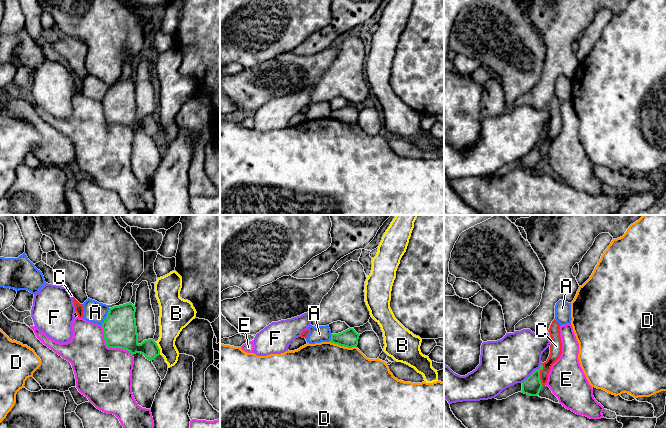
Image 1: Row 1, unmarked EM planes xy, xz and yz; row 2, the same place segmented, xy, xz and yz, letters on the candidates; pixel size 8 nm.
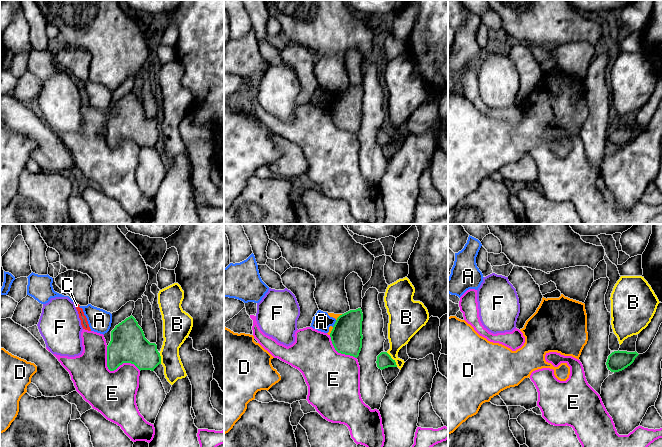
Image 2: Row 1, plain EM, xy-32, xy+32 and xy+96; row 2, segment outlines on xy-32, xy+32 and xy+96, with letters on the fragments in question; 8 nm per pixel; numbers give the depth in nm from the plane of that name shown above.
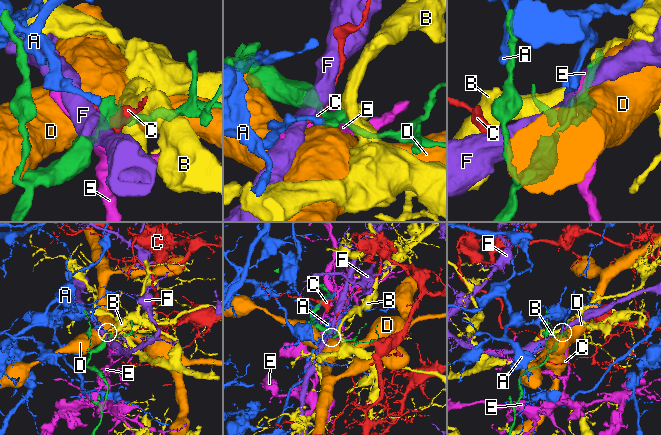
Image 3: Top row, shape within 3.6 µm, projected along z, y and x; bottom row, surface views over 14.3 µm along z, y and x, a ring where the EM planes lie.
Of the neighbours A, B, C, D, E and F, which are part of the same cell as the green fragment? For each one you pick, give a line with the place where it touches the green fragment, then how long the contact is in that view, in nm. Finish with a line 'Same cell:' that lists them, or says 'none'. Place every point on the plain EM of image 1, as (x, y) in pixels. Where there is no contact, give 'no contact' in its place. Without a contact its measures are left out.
Same cell: none

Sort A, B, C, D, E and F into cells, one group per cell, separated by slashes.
A / B / C / D / E / F

